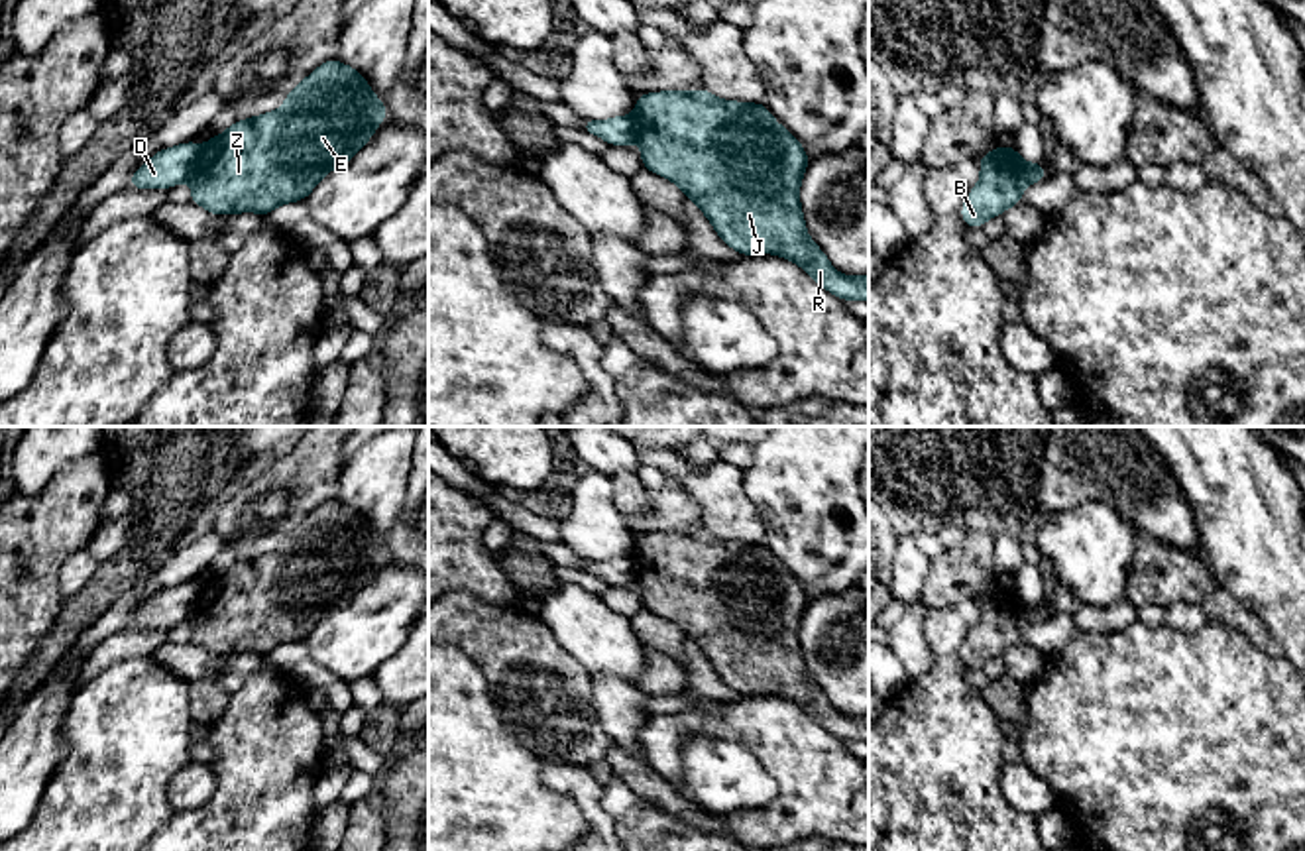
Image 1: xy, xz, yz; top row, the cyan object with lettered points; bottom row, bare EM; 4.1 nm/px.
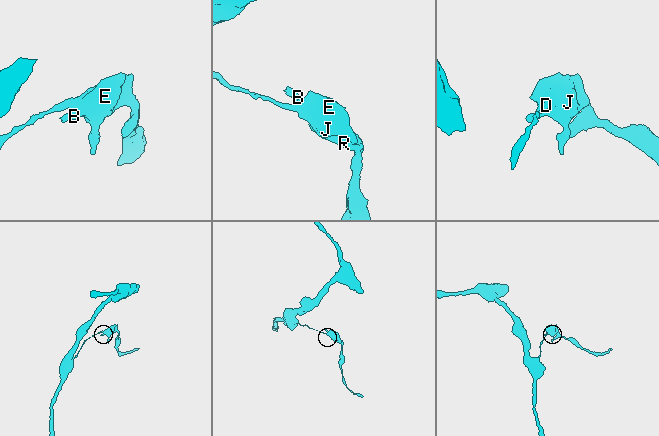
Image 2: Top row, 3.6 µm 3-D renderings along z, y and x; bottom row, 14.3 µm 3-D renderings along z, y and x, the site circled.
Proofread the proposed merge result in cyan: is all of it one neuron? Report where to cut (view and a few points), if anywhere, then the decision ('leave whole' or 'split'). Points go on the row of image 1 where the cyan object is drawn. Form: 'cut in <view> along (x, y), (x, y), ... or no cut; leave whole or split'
cut in xy along (201, 148), (199, 162), (187, 177); split

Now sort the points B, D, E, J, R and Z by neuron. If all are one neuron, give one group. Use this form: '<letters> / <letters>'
B E J R Z / D

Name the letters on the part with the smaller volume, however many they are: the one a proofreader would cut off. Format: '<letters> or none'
B, E, J, R, Z

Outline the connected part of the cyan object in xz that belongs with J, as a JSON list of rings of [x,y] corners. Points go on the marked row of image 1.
[[[704,86],[637,96],[641,161],[676,183],[708,216],[717,236],[741,255],[774,254],[798,263],[820,287],[843,301],[869,301],[869,275],[837,273],[806,232],[800,183],[810,163],[802,143],[763,102],[721,100]]]

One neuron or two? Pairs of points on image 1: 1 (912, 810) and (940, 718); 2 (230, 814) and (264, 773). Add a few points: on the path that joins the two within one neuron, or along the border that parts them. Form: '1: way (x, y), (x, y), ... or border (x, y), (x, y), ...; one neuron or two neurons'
1: way (918, 787), (936, 751), (936, 741); one neuron
2: way (240, 804), (262, 783); one neuron

